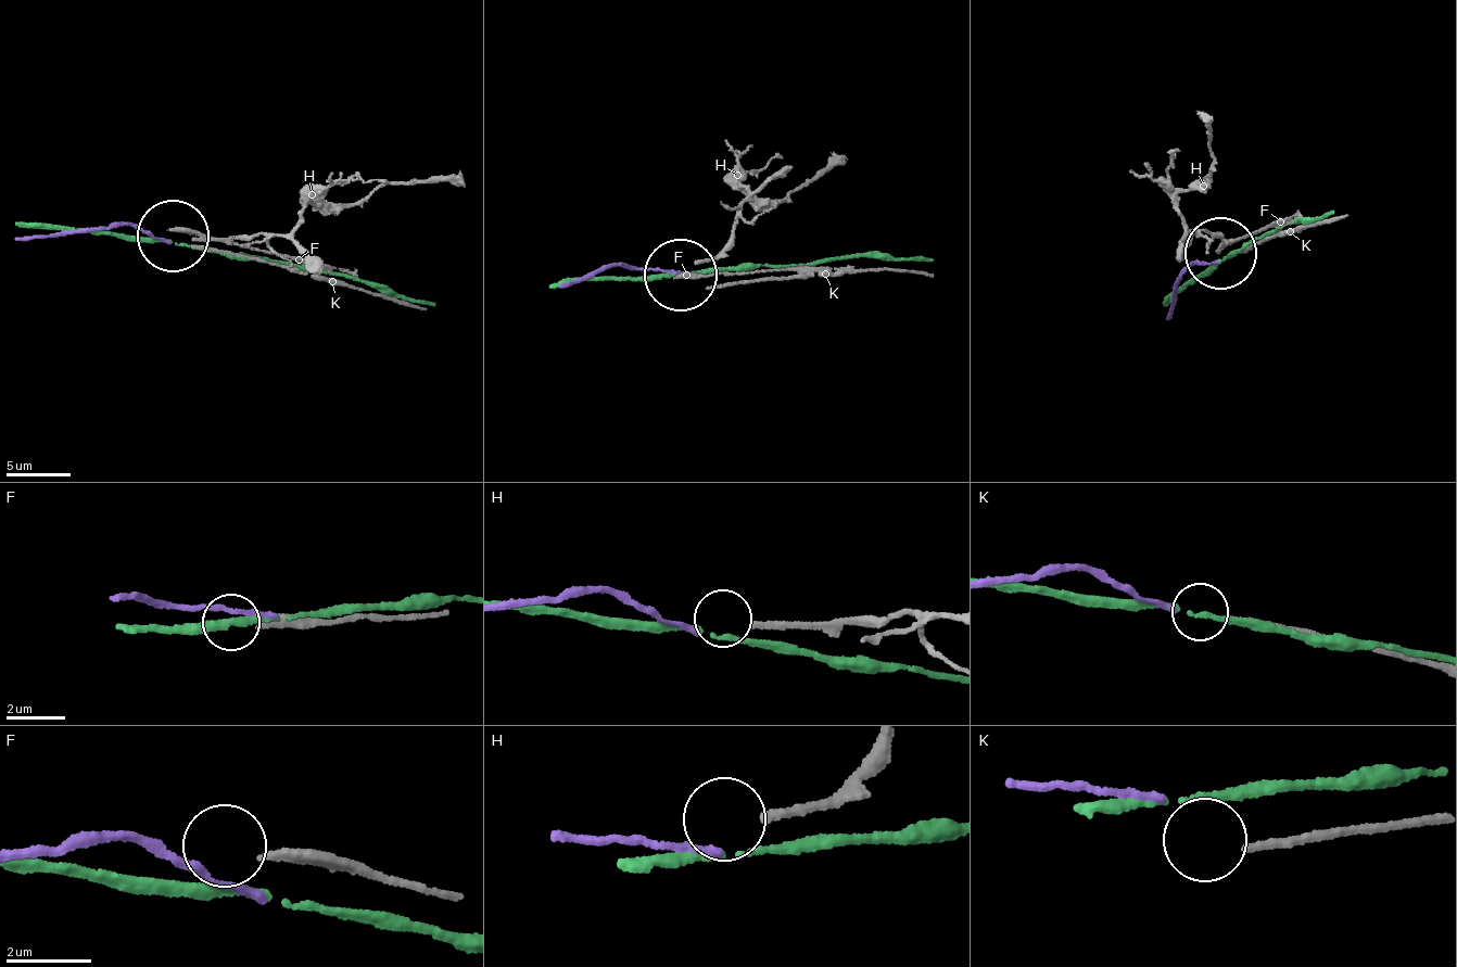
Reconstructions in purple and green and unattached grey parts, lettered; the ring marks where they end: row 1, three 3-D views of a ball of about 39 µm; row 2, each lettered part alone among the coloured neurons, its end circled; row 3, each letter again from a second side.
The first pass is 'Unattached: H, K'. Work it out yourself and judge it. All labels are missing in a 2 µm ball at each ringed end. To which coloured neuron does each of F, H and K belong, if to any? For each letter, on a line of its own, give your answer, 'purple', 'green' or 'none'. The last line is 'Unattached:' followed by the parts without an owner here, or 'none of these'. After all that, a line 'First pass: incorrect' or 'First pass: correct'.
F: none
H: none
K: none
Unattached: F, H, K
First pass: incorrect

